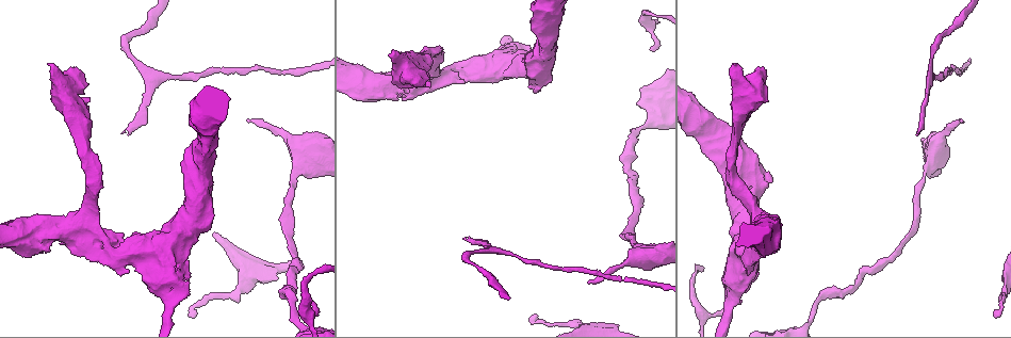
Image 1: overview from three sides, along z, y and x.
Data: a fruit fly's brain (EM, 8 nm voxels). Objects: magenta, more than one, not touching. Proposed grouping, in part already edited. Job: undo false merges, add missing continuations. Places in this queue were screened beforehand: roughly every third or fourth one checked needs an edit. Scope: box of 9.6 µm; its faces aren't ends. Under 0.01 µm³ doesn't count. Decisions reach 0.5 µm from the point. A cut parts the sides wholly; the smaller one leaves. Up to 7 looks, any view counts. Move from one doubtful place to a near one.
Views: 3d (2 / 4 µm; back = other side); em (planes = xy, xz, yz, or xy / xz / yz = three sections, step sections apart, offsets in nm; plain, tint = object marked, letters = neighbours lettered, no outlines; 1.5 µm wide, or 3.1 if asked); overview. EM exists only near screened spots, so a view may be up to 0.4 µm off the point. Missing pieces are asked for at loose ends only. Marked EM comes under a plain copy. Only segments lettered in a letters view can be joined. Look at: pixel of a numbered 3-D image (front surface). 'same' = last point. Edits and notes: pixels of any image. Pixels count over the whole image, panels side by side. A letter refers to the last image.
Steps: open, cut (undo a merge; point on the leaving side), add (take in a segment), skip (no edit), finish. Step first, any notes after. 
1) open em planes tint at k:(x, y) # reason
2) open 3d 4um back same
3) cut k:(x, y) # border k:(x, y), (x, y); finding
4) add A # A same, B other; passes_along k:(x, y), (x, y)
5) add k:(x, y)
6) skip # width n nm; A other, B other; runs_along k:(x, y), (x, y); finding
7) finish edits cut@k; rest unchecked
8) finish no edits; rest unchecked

open em xy step 8 letters at 1:(921, 130) # free end

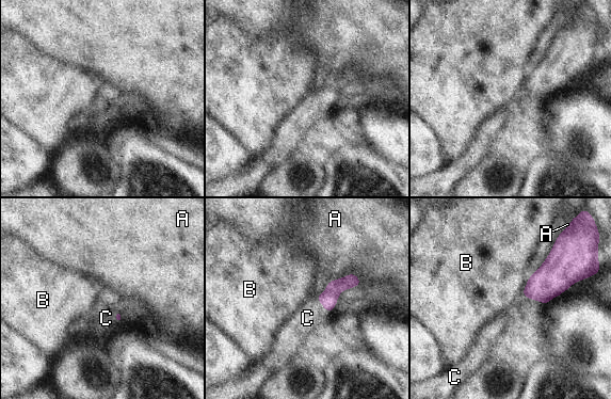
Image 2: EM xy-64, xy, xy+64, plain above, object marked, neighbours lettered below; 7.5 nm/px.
add C # longest_contact A 240 nm; A other, B other, C same; passes_along 2:(328, 299), (325, 308), (307, 318); it goes on there

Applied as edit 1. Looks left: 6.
open overview

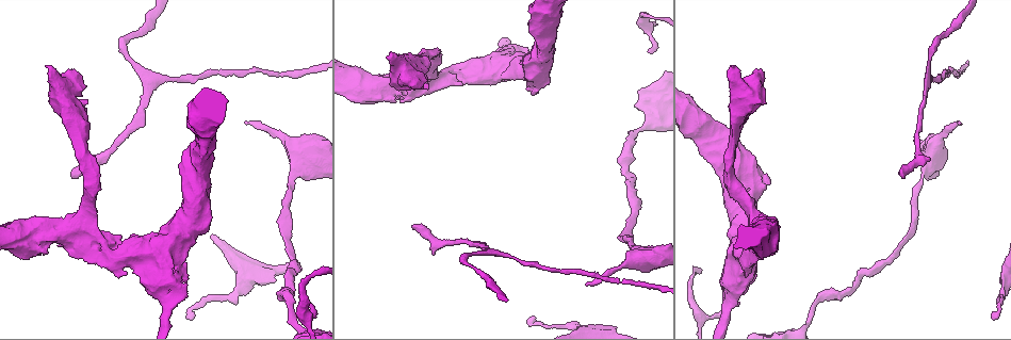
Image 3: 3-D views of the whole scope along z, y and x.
open em planes letters at 3:(588, 285) # thin end

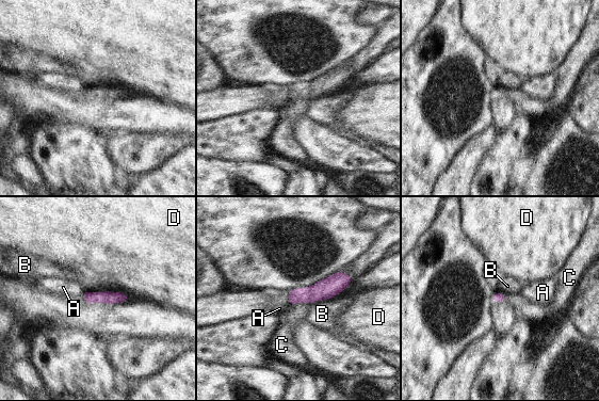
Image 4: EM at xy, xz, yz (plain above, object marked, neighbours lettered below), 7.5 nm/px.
add C # A other, B other, C same, D other; passes_along 4:(327, 288), (298, 301), (298, 310); the neuron continues

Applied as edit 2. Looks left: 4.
open overview

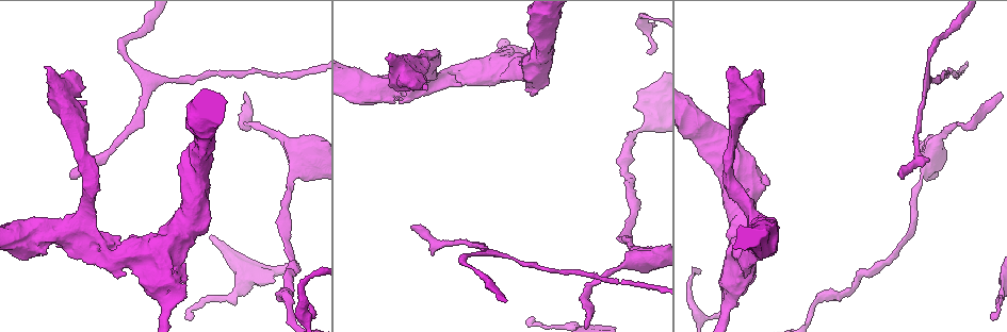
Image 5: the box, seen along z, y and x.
open 3d 2um at 5:(943, 74) # a narrow waist

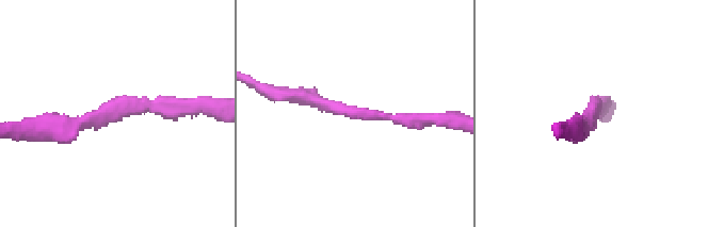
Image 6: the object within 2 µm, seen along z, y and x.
open em planes tint at 6:(148, 104) # need the tissue

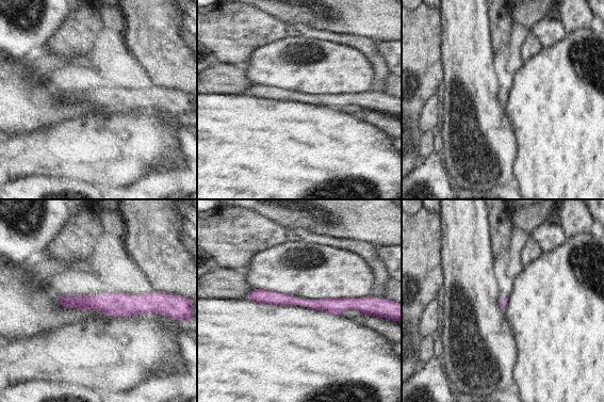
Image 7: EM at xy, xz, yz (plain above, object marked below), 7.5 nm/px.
open em planes letters same # what lies round it

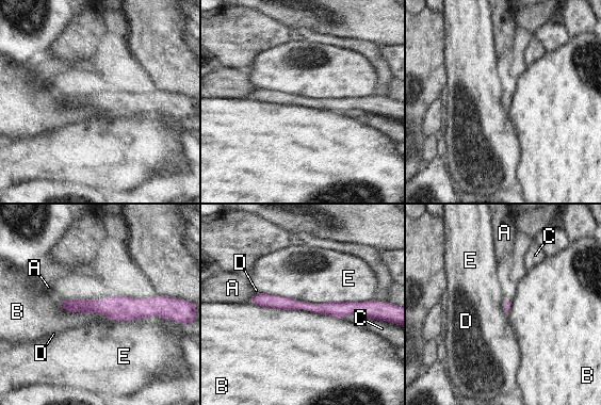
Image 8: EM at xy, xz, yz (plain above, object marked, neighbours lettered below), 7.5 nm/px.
skip # A other, B other, C other, D other, E other; border 8:(249, 302), (342, 320); one neuron here

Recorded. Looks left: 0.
finish edits add@2, add@4; rest unchecked

